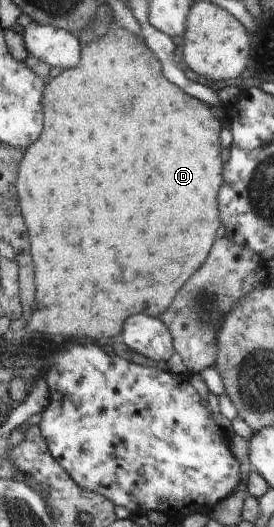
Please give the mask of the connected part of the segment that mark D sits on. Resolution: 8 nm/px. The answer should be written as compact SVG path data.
M113 22L108 33L103 37L96 38L89 45L83 45L82 55L83 65L61 71L54 79L48 78L47 97L43 97L42 102L42 109L47 109L47 129L43 129L43 137L39 137L35 145L27 148L26 158L22 162L22 168L19 169L18 180L22 214L25 215L27 229L31 229L31 249L35 249L35 283L39 285L39 301L35 301L29 329L69 337L73 341L78 341L81 337L114 338L122 334L123 321L129 315L151 313L151 317L159 318L159 315L167 310L175 293L203 265L203 261L207 259L207 255L210 255L210 250L215 244L215 235L221 220L221 215L217 213L217 191L223 181L221 179L223 161L219 157L221 153L219 121L213 117L211 109L205 103L185 95L179 87L175 87L163 77L159 59L151 53L150 47L139 36Z

